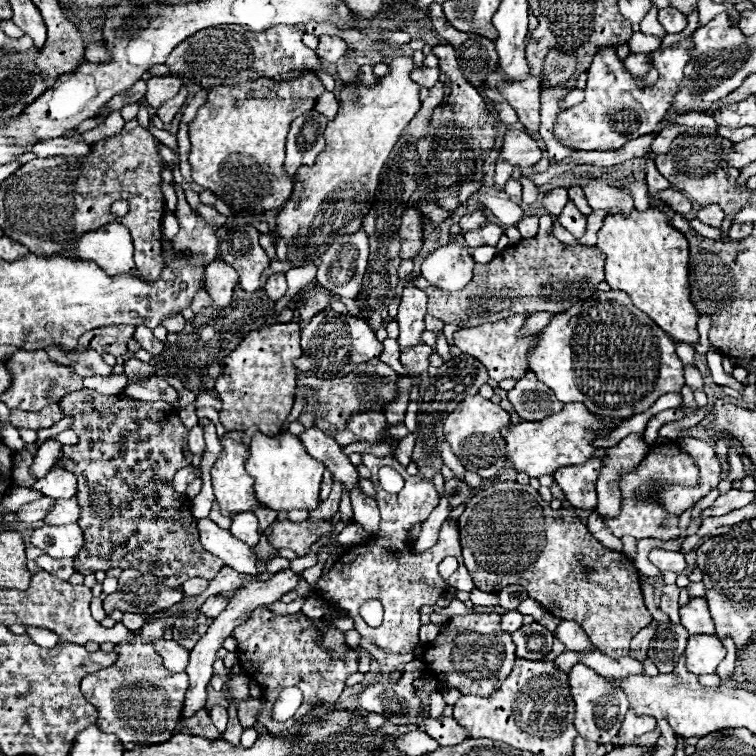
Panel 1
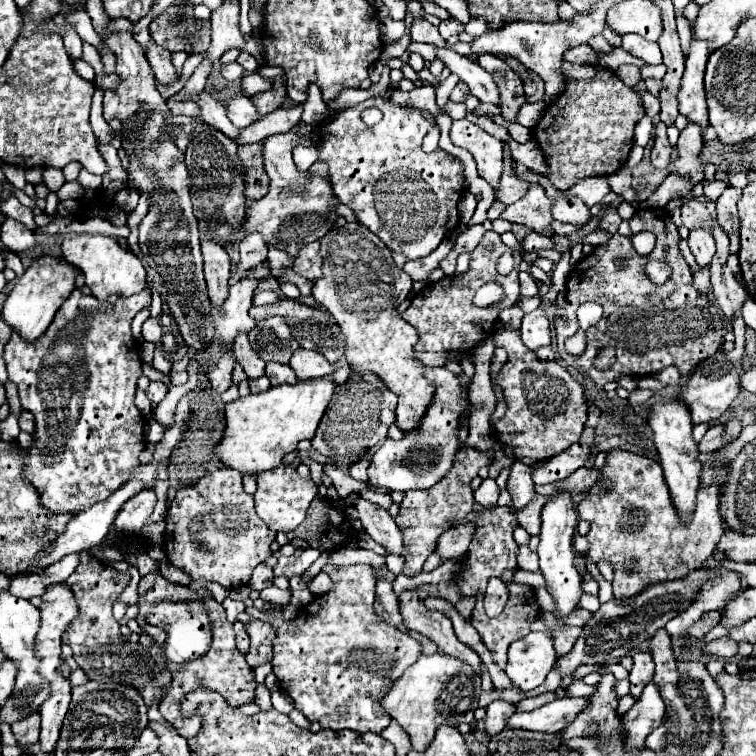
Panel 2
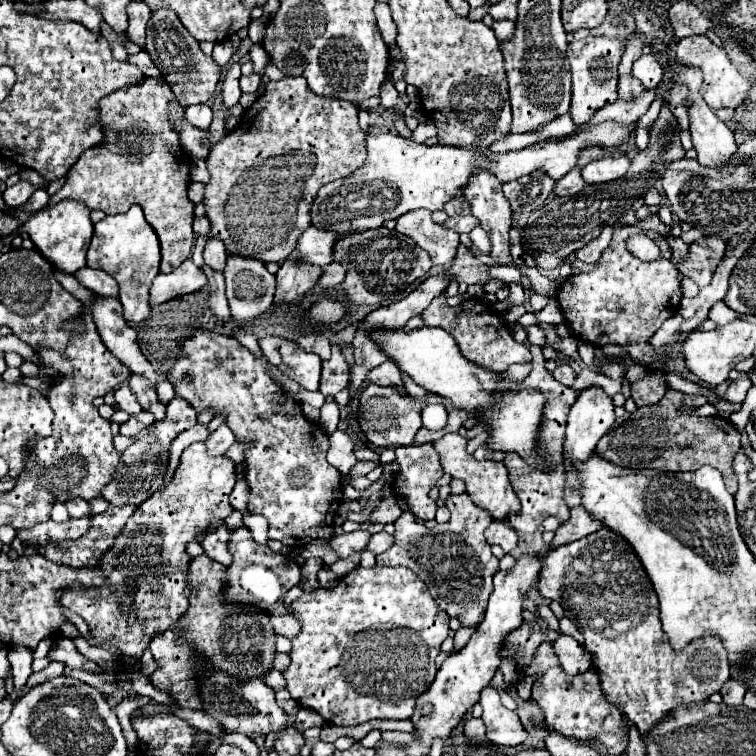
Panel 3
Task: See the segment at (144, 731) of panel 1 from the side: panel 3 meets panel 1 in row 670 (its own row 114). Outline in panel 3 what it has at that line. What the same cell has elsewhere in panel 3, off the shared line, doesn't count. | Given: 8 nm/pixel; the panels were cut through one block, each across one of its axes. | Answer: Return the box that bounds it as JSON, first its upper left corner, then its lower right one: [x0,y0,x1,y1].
[50,78,194,272]

